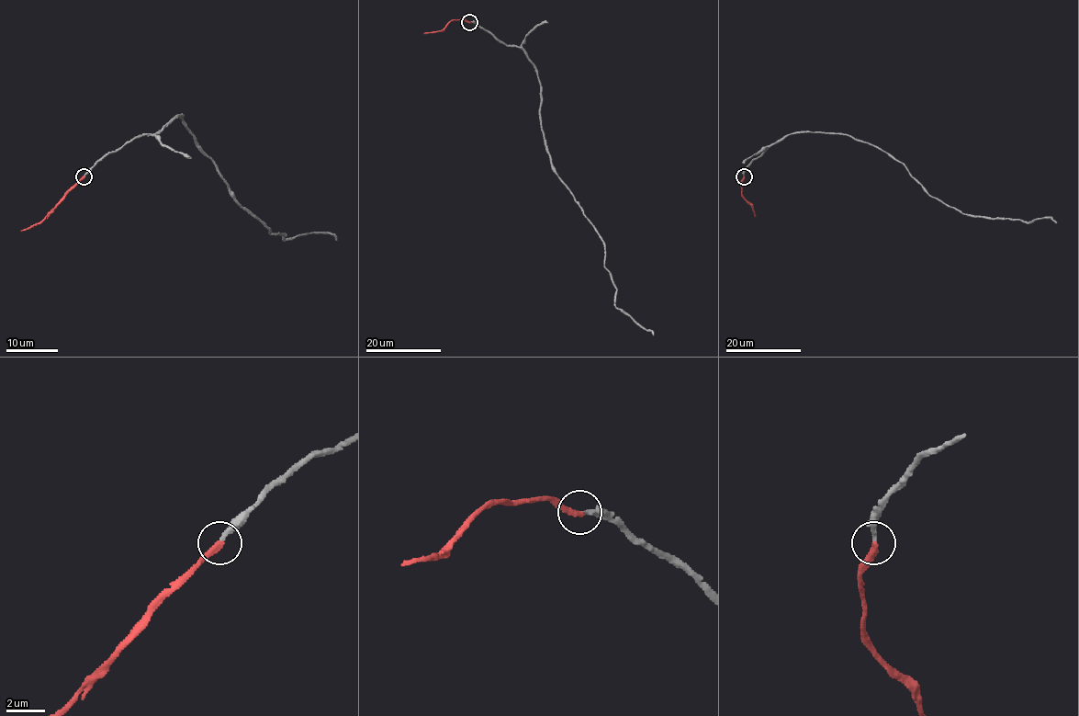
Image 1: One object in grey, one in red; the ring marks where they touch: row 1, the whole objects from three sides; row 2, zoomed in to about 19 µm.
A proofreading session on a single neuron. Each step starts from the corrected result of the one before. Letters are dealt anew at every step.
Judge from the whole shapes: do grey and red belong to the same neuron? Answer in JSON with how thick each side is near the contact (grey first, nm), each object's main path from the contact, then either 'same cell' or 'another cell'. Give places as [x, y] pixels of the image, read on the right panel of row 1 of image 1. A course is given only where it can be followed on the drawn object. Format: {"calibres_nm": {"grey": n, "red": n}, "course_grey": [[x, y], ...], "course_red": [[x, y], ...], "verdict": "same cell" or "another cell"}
{"calibres_nm": {"grey": 220, "red": 300}, "course_grey": [[744, 176], [752, 160], [787, 134], [845, 133], [899, 160], [930, 195], [962, 213], [1057, 221]], "course_red": [[744, 176], [742, 196], [752, 207], [755, 216]], "verdict": "same cell"}

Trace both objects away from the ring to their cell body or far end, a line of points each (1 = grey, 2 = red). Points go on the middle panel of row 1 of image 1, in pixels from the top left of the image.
1: (470, 22), (519, 47), (533, 65), (550, 164), (602, 241), (614, 305), (653, 335)
2: (470, 22), (451, 20), (441, 30), (423, 33)

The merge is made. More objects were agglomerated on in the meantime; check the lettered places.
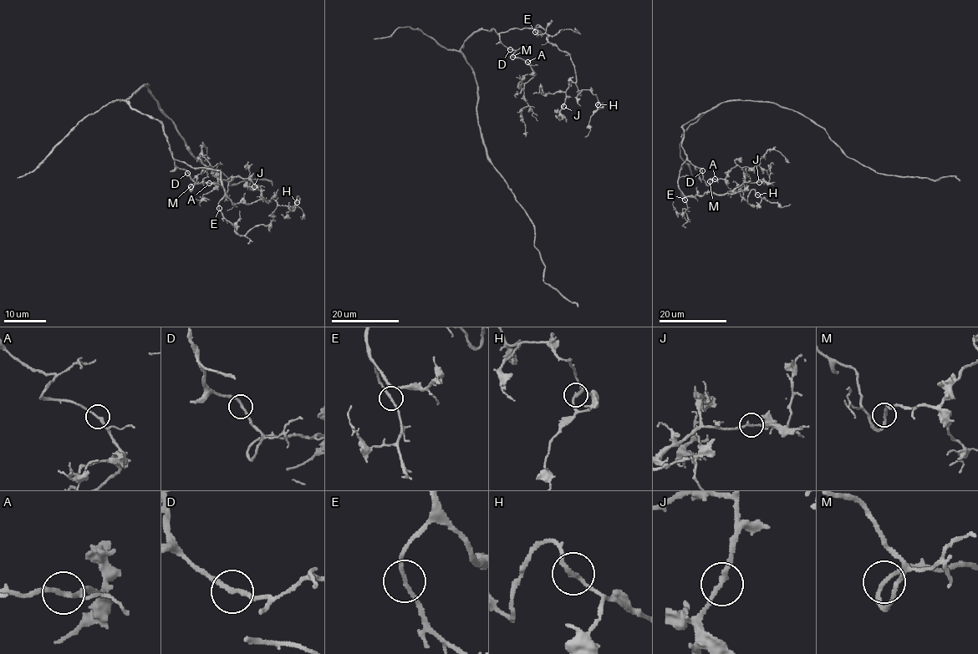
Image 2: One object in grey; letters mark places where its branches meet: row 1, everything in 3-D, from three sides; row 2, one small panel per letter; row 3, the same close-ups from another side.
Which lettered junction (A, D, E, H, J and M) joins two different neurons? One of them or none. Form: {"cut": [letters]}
{"cut": []}

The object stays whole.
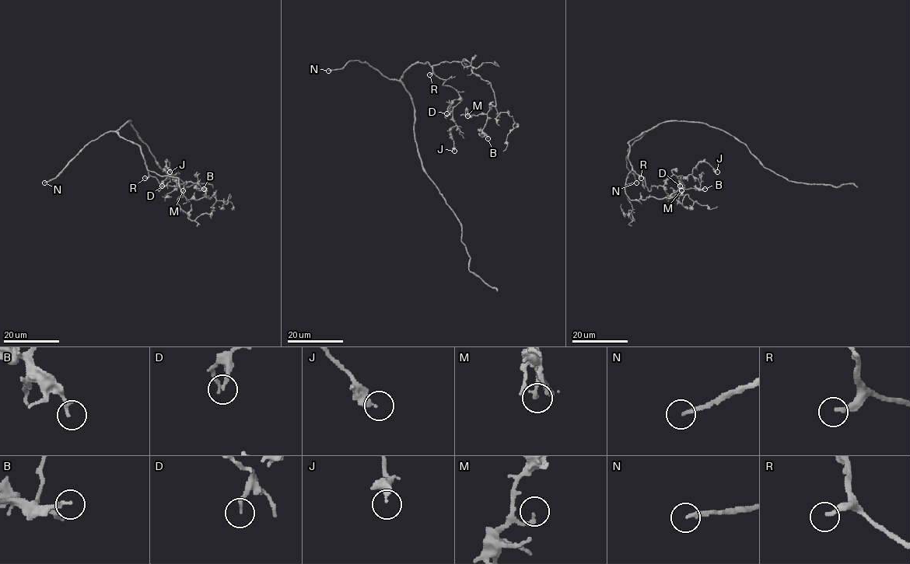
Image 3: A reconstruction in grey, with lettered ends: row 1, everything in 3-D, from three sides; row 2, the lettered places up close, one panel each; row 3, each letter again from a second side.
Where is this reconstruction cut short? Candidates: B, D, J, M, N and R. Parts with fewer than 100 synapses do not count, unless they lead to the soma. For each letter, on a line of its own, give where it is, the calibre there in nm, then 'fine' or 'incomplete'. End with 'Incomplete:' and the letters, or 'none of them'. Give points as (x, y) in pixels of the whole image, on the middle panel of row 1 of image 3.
B: place (488, 138); calibre 180 nm; fine
D: place (446, 113); calibre 150 nm; fine
J: place (454, 151); calibre 280 nm; fine
M: place (467, 116); calibre 160 nm; fine
N: place (328, 71); calibre 180 nm; incomplete
R: place (429, 74); calibre 200 nm; incomplete
Incomplete: N, R

